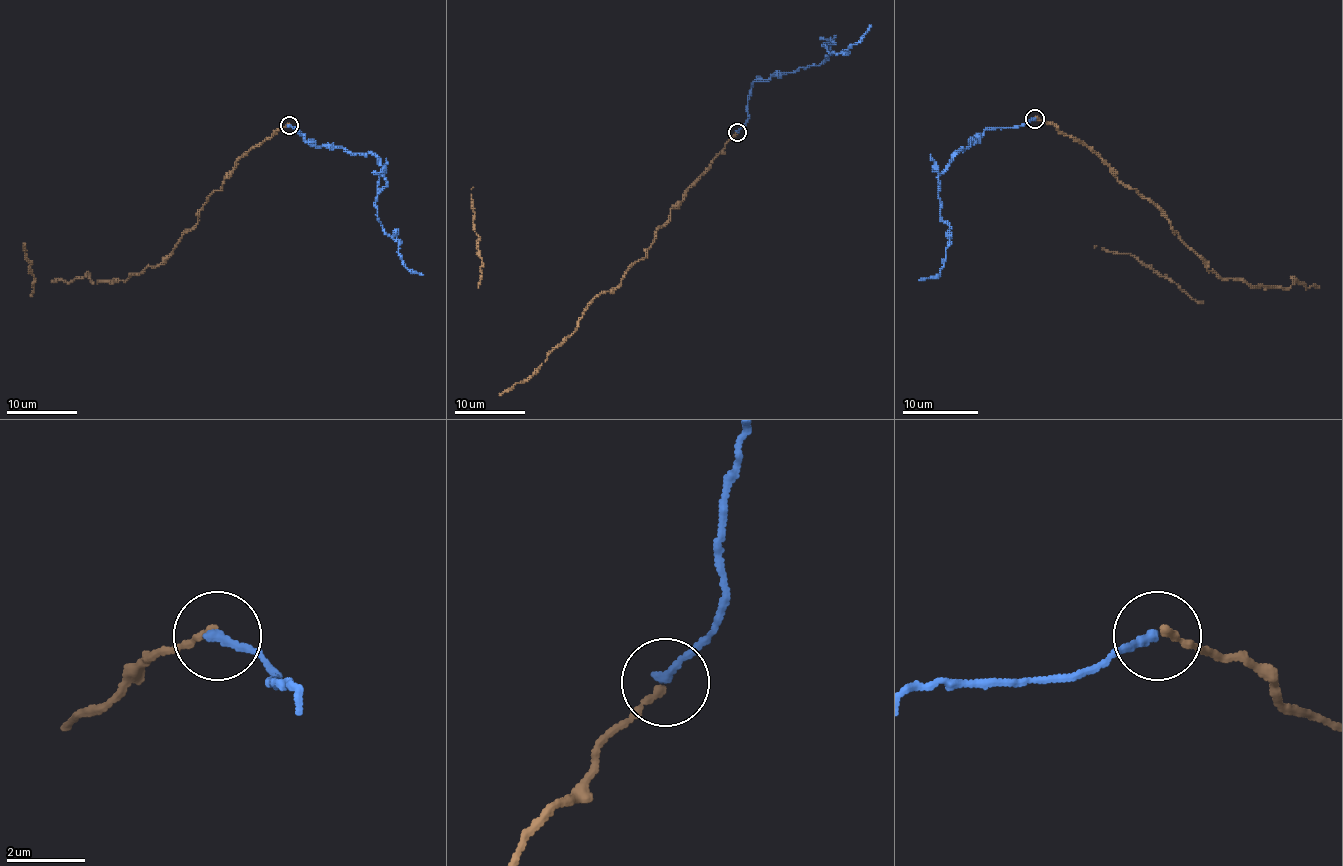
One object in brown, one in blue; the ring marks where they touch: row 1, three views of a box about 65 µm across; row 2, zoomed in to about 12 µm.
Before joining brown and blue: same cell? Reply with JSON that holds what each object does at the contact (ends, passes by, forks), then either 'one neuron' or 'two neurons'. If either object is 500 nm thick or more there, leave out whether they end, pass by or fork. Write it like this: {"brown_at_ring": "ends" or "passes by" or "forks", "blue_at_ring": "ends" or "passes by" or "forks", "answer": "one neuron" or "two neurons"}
{"brown_at_ring": "ends", "blue_at_ring": "ends", "answer": "one neuron"}

